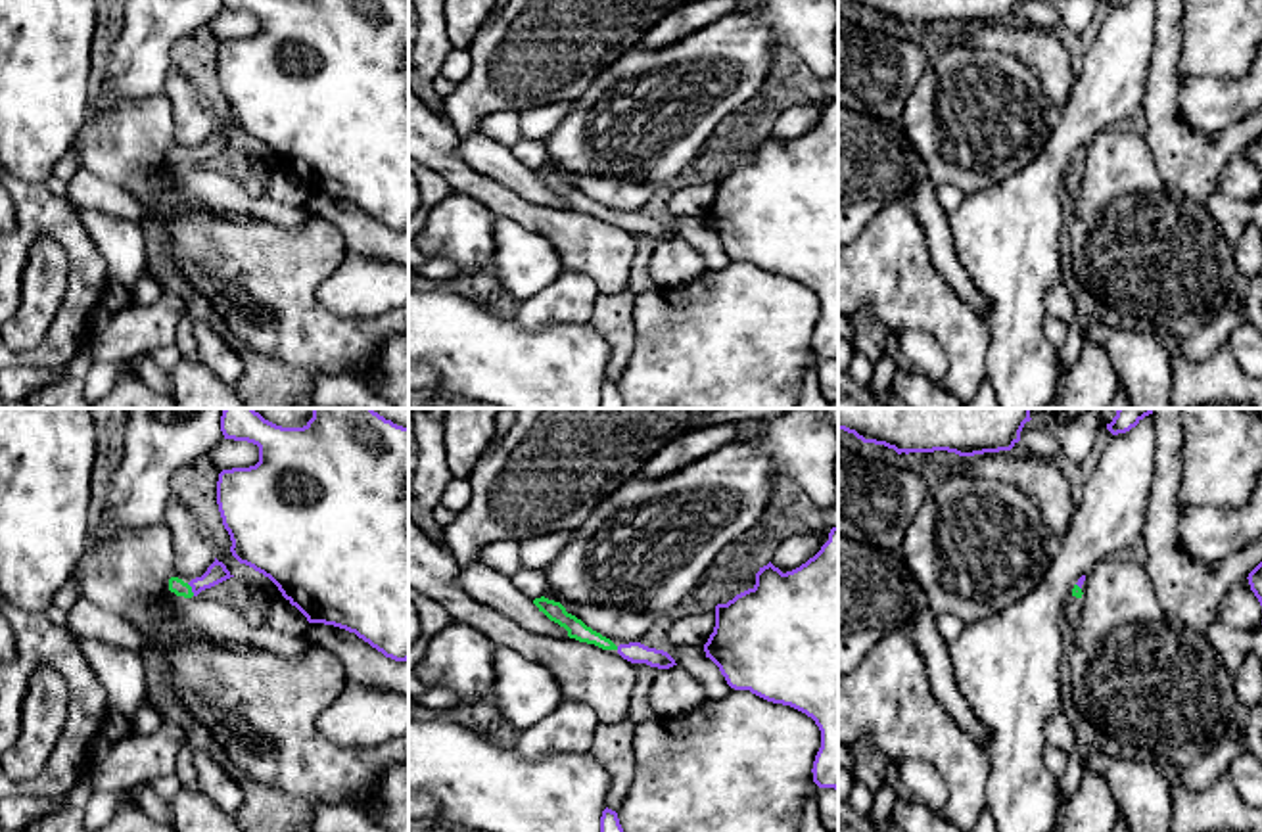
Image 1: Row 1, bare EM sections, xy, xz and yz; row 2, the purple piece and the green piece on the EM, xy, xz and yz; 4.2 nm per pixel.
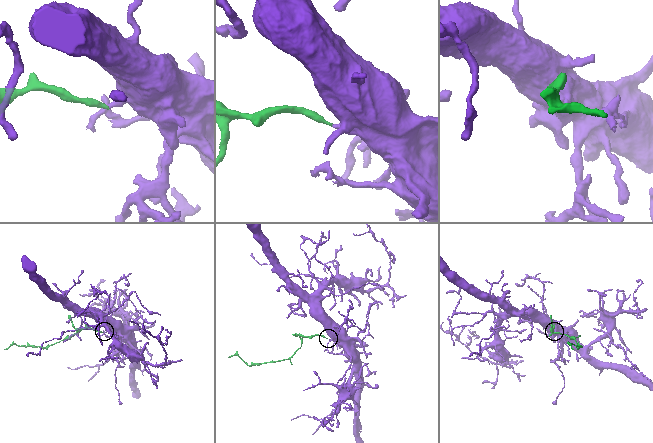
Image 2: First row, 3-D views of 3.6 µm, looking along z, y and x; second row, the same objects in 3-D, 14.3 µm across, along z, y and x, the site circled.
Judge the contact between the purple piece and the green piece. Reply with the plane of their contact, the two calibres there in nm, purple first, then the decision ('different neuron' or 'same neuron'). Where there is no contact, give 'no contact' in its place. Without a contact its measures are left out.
contact in xy; calibres 90 and 70 nm; same neuron

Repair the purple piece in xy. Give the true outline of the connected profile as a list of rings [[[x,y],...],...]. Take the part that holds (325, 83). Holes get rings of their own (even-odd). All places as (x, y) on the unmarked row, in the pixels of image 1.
[[[221,0],[259,17],[259,33],[222,40],[217,75],[232,127],[269,148],[309,194],[355,203],[386,228],[409,230],[409,0]]]

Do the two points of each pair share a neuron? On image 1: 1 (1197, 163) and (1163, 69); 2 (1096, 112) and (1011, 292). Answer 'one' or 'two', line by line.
1: one
2: one

